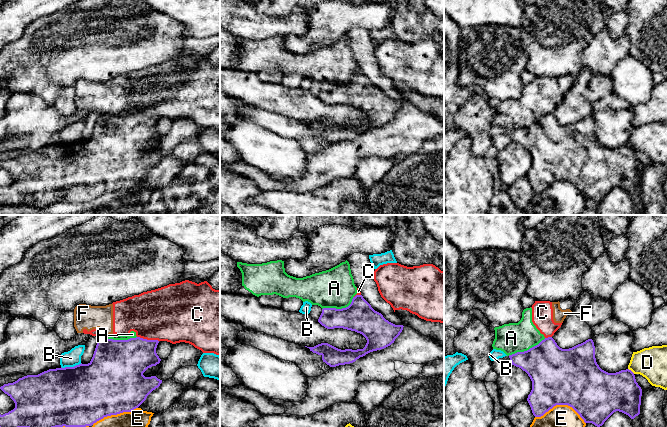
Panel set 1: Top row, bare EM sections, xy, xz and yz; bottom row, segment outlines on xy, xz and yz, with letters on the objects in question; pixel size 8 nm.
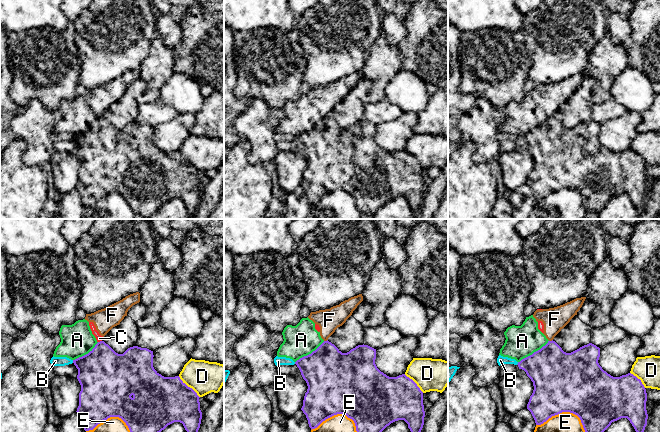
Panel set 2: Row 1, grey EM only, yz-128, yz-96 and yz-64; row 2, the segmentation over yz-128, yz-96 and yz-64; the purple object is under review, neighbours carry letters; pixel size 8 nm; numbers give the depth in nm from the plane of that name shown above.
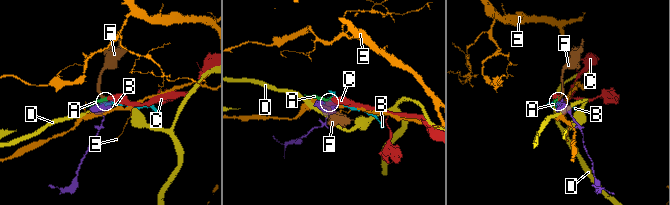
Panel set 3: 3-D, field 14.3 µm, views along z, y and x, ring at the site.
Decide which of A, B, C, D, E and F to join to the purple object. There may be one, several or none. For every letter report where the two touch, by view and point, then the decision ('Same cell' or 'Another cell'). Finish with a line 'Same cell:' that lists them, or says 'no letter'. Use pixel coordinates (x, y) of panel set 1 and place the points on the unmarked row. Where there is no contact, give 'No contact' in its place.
A: Touches purple at yz (527, 126). Another cell
B: Touches purple at xy (71, 143). Another cell
C: Touches purple at xy (148, 116). Another cell
D: Touches purple at yz (630, 146). Another cell
E: Touches purple at yz (561, 180). Another cell
F: Touches purple at xy (103, 113). Another cell
Same cell: no letter

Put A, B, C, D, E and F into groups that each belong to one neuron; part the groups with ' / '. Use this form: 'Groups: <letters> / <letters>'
Groups: A C F / B / D / E

